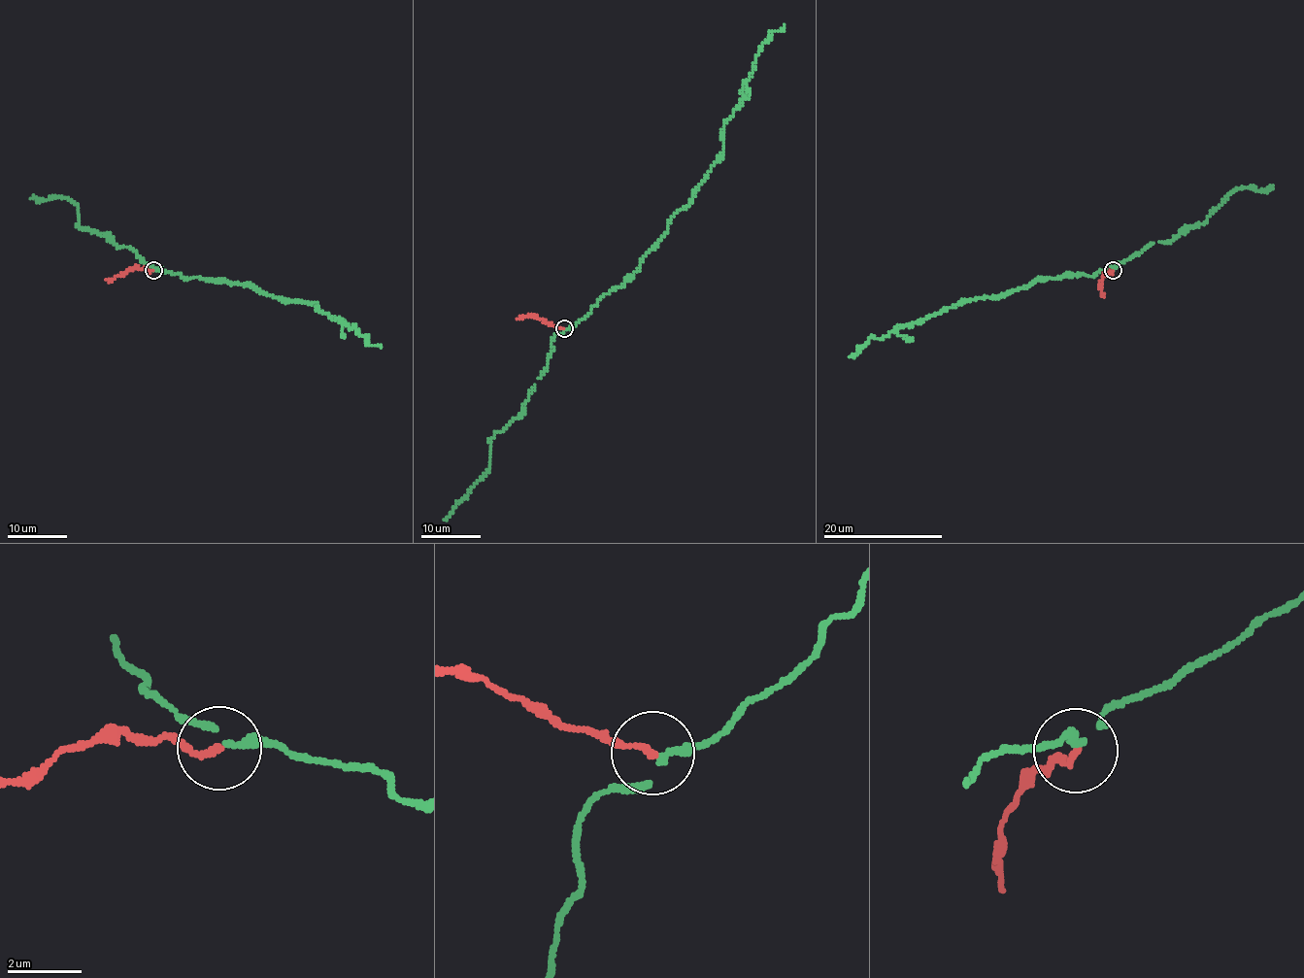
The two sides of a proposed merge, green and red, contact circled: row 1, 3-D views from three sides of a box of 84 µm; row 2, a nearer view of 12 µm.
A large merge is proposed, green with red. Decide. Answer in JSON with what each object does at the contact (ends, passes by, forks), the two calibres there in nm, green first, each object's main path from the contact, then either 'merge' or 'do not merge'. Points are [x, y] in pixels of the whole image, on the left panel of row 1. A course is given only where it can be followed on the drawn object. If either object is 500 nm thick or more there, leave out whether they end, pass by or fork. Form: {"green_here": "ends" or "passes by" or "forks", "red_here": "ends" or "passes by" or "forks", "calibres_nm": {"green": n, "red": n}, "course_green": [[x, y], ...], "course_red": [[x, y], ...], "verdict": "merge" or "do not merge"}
{"green_here": "passes by", "red_here": "ends", "calibres_nm": {"green": 170, "red": 160}, "course_green": [[153, 269], [189, 279], [248, 283], [283, 300], [306, 301], [354, 327], [367, 344], [382, 347]], "course_red": [[153, 269], [139, 268], [107, 279]], "verdict": "do not merge"}

